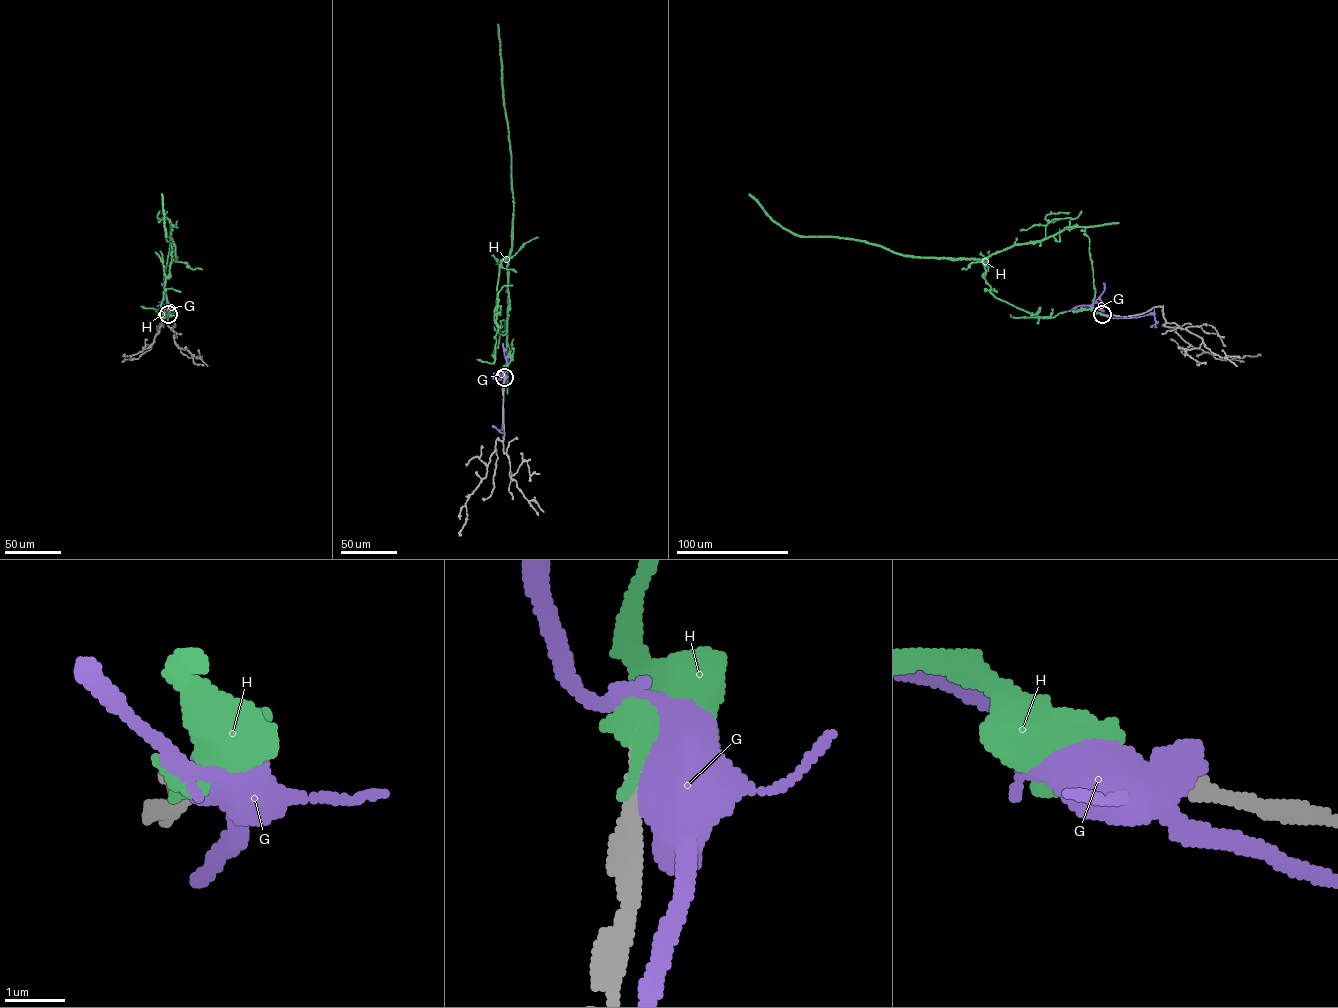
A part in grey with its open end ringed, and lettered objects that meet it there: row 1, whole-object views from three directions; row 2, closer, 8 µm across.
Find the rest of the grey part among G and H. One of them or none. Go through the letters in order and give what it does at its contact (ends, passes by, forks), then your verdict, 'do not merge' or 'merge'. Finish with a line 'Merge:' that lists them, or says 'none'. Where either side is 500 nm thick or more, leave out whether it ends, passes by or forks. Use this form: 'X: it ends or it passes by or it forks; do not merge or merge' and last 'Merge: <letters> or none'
G: do not merge
H: it ends; do not merge
Merge: none

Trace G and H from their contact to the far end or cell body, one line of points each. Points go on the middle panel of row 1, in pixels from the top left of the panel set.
G: (504, 377), (502, 428), (498, 430), (492, 425)
H: (504, 377), (505, 367), (500, 370), (507, 360), (507, 267), (513, 193), (497, 24)

